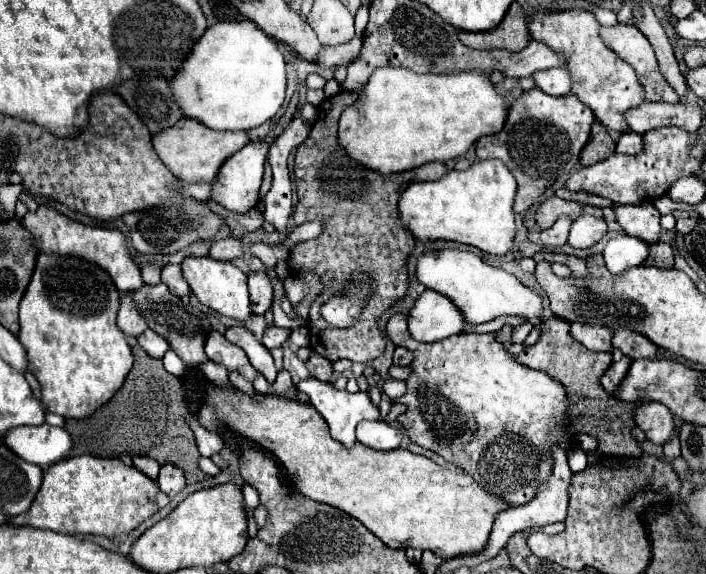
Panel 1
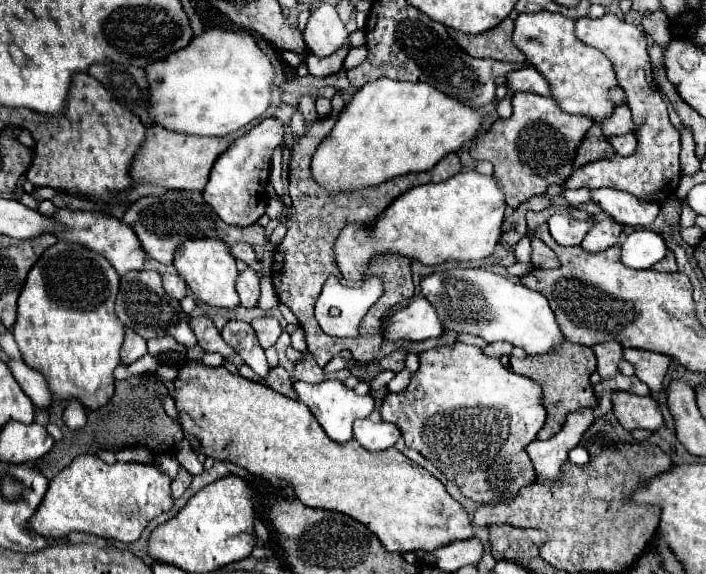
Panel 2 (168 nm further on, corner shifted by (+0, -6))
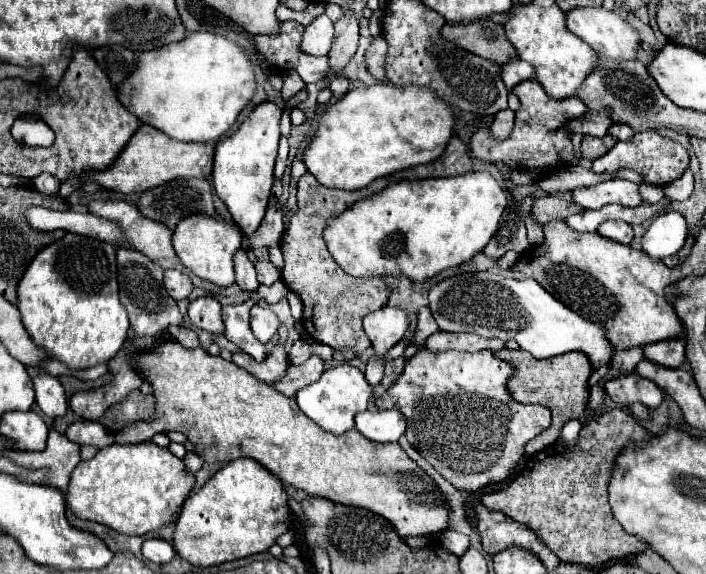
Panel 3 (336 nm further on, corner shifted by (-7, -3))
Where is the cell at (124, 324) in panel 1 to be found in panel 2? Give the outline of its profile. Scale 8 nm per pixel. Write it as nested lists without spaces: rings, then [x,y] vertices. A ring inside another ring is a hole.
[[[126,328],[126,338],[120,350],[120,360],[122,360],[120,364],[128,366],[140,360],[144,354],[146,354],[146,340],[140,334],[136,334],[132,328]]]

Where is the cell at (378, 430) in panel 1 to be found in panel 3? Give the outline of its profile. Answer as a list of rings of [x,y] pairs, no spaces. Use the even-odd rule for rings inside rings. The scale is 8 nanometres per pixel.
[[[363,411],[355,415],[355,427],[367,439],[375,443],[391,443],[397,441],[405,429],[407,421],[401,411]]]

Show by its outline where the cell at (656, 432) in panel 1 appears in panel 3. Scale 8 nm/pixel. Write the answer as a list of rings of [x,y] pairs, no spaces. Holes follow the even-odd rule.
[[[635,373],[607,381],[605,391],[617,405],[623,407],[641,403],[649,409],[655,409],[663,403],[663,391],[653,381],[647,381]]]

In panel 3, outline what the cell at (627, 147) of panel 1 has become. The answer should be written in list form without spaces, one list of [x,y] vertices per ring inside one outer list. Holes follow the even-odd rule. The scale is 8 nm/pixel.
[[[615,123],[615,125],[609,129],[609,133],[611,133],[613,137],[617,137],[619,141],[629,141],[629,139],[633,139],[635,129],[629,127],[629,125],[625,125],[625,123]]]

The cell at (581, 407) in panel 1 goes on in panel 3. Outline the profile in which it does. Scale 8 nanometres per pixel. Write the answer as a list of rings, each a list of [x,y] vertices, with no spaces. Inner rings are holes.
[[[501,349],[495,351],[495,355],[507,363],[511,363],[515,367],[515,375],[509,379],[509,391],[515,397],[515,401],[519,403],[539,403],[551,409],[553,413],[553,423],[551,429],[539,433],[527,447],[527,453],[533,455],[549,445],[553,445],[561,433],[561,427],[571,421],[571,419],[579,419],[585,409],[587,409],[587,401],[589,401],[589,377],[593,373],[593,365],[589,361],[589,357],[581,351],[571,351],[565,355],[557,355],[551,359],[535,359],[531,357],[527,351],[517,349]]]

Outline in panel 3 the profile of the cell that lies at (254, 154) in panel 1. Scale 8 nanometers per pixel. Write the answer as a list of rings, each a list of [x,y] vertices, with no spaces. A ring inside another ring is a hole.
[[[265,101],[253,109],[243,125],[227,139],[221,139],[215,147],[213,165],[213,187],[219,199],[227,205],[233,221],[245,235],[251,235],[261,225],[271,187],[273,187],[273,165],[277,157],[277,145],[281,139],[281,115],[283,109],[273,101]]]

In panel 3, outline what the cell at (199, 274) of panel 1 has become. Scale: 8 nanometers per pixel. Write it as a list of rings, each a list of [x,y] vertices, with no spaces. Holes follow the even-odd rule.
[[[195,215],[195,219],[183,219],[173,233],[173,247],[181,263],[197,277],[215,283],[217,287],[231,287],[235,283],[233,273],[233,257],[241,249],[243,235],[239,227],[223,221],[223,219],[203,219]]]

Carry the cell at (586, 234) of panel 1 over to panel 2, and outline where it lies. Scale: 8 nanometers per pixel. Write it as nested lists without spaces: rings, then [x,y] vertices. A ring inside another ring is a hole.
[[[606,218],[594,224],[594,228],[588,232],[588,236],[582,240],[580,246],[588,252],[600,252],[610,246],[616,246],[620,240],[620,234],[622,234],[622,226],[612,218]]]

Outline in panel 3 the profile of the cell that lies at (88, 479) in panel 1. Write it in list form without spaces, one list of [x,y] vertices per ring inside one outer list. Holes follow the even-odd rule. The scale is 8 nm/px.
[[[155,443],[139,447],[103,447],[93,459],[81,461],[69,479],[65,495],[75,517],[95,521],[125,535],[147,535],[177,519],[195,477],[185,473],[183,461]]]

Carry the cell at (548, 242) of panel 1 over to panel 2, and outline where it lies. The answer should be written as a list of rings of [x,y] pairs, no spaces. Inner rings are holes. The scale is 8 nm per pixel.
[[[552,216],[548,220],[552,238],[562,246],[576,246],[594,226],[594,216],[588,220],[574,220],[570,216]]]

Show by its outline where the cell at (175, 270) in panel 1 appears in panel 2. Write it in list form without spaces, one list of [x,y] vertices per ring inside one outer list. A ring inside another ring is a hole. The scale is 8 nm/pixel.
[[[164,274],[162,284],[164,284],[164,290],[168,292],[170,298],[182,300],[186,296],[186,282],[178,274]]]

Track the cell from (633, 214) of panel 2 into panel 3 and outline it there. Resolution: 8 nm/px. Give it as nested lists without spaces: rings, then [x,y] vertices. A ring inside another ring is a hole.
[[[609,179],[593,187],[575,189],[573,201],[585,209],[601,209],[611,203],[621,203],[625,207],[639,207],[643,203],[639,195],[639,185],[625,179]]]

